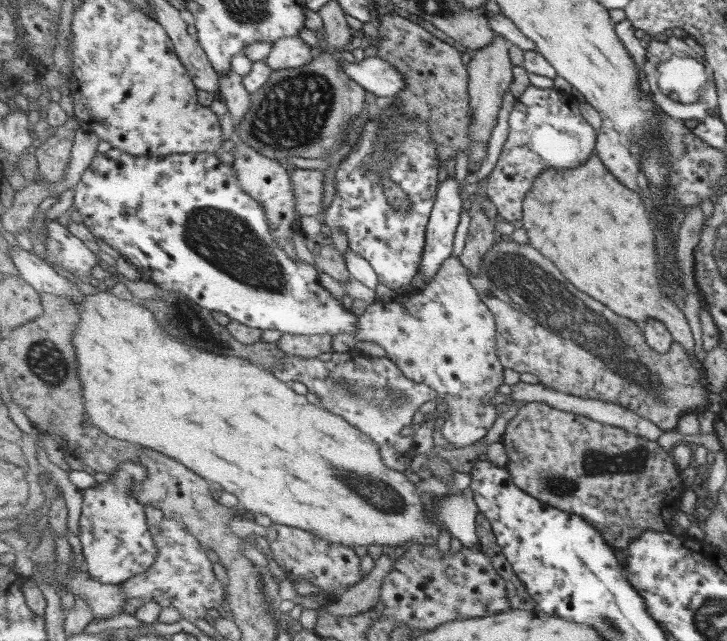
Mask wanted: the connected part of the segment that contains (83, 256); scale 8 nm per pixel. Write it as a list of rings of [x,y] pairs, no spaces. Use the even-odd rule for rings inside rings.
[[[57,218],[47,221],[49,237],[45,241],[46,255],[43,256],[47,262],[55,262],[61,268],[68,270],[81,281],[88,281],[91,270],[95,264],[99,264],[98,258],[85,246],[83,240],[73,236],[67,227]]]

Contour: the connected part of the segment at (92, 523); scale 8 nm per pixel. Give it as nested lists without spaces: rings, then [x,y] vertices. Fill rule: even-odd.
[[[121,462],[118,470],[109,476],[106,482],[97,483],[97,486],[82,491],[79,539],[91,577],[97,578],[103,584],[119,585],[122,582],[129,581],[155,565],[155,559],[159,557],[158,543],[155,542],[155,538],[151,535],[149,526],[147,526],[146,507],[139,504],[133,496],[129,496],[132,487],[141,481],[147,480],[147,477],[149,477],[149,472],[147,472],[147,468],[143,464],[139,464],[139,462]]]

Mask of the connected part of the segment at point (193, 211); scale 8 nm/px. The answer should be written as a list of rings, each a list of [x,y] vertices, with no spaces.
[[[111,148],[101,156],[95,156],[90,168],[83,173],[81,182],[75,186],[76,194],[72,204],[82,217],[82,222],[89,228],[91,233],[106,242],[109,246],[119,252],[131,262],[142,274],[144,280],[151,281],[155,285],[169,291],[181,292],[210,311],[219,311],[227,315],[229,319],[236,320],[253,328],[264,330],[279,330],[283,334],[316,336],[331,333],[334,336],[339,333],[351,333],[357,336],[357,325],[359,317],[350,310],[343,308],[341,300],[335,298],[319,280],[317,266],[297,259],[292,260],[277,246],[275,236],[271,234],[271,226],[267,220],[266,207],[258,199],[247,194],[238,182],[235,168],[231,164],[225,164],[219,153],[191,153],[191,154],[169,154],[169,156],[135,156],[119,148]]]

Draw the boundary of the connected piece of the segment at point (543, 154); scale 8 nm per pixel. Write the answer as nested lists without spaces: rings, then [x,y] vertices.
[[[530,85],[515,99],[508,119],[508,138],[495,167],[487,177],[486,196],[506,221],[524,218],[524,201],[543,170],[577,168],[591,158],[598,132],[576,109],[579,101],[571,93]]]

